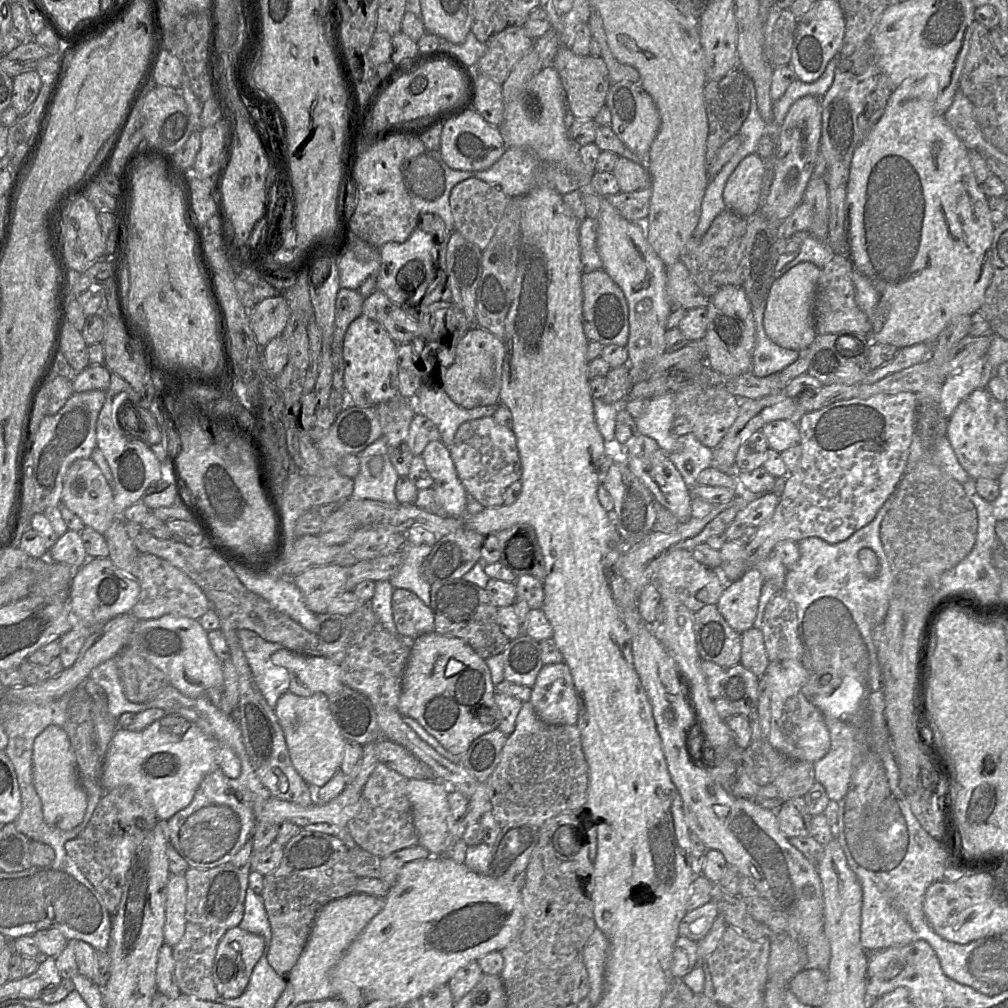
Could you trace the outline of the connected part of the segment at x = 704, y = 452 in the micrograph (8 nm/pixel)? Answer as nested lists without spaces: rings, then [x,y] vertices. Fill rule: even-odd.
[[[693,433],[679,437],[680,442],[683,443],[683,450],[681,452],[669,453],[669,459],[680,472],[684,482],[689,489],[699,485],[697,477],[702,470],[712,467],[713,449],[710,449],[696,438]],[[686,462],[692,462],[692,470],[686,470]]]

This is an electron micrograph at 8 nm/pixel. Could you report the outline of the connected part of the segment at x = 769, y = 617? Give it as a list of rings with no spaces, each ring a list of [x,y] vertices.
[[[780,591],[767,603],[762,633],[770,662],[802,661],[804,648],[798,631],[797,611],[784,591]]]

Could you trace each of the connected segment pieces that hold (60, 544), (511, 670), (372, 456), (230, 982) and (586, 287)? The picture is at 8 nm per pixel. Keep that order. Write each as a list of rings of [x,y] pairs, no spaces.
[[[69,529],[48,551],[48,558],[73,568],[80,568],[89,560],[80,533]]]
[[[521,634],[504,651],[504,680],[532,688],[543,667],[540,643]]]
[[[384,438],[377,439],[357,456],[360,471],[354,478],[354,490],[350,498],[401,504],[395,495],[400,476],[389,459]]]
[[[239,926],[226,931],[217,945],[212,968],[220,999],[236,998],[244,992],[264,946],[262,936]]]
[[[603,270],[583,273],[581,276],[583,292],[582,323],[588,341],[602,345],[627,347],[629,336],[628,304],[621,288]]]

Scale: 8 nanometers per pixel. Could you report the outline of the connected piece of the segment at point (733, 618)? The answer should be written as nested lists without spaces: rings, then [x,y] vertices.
[[[748,569],[740,579],[728,582],[718,599],[719,612],[740,634],[753,627],[764,583],[759,570]]]

